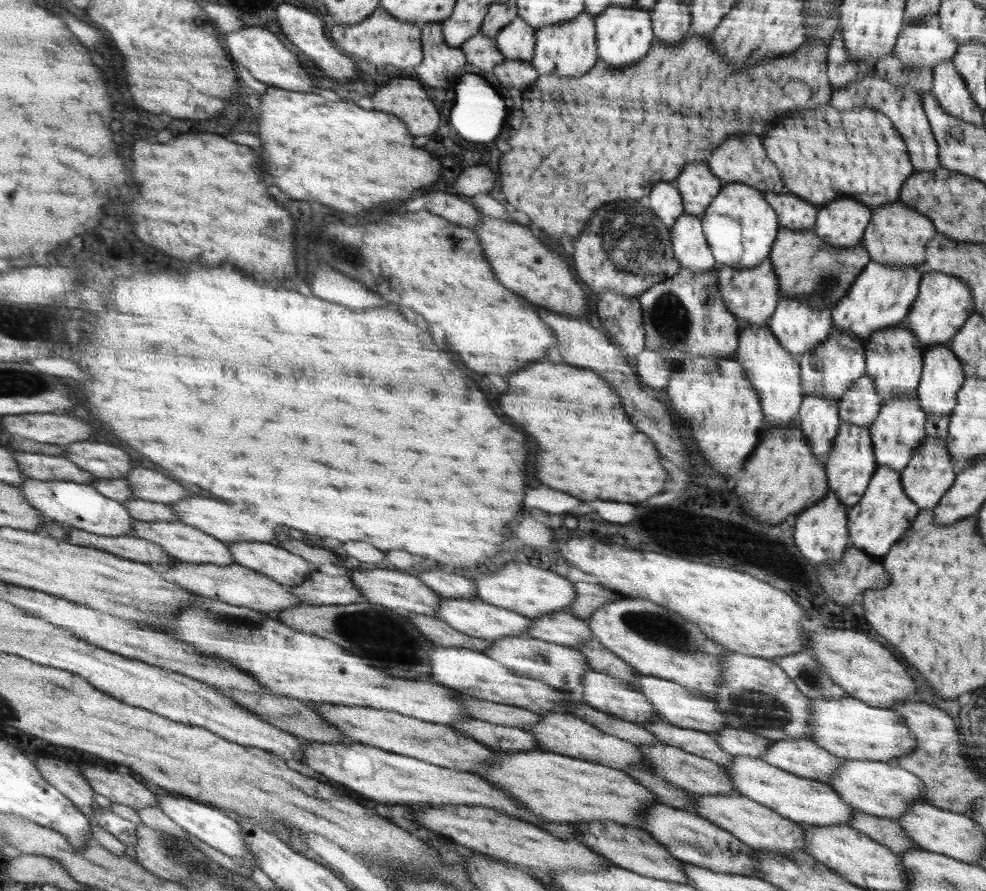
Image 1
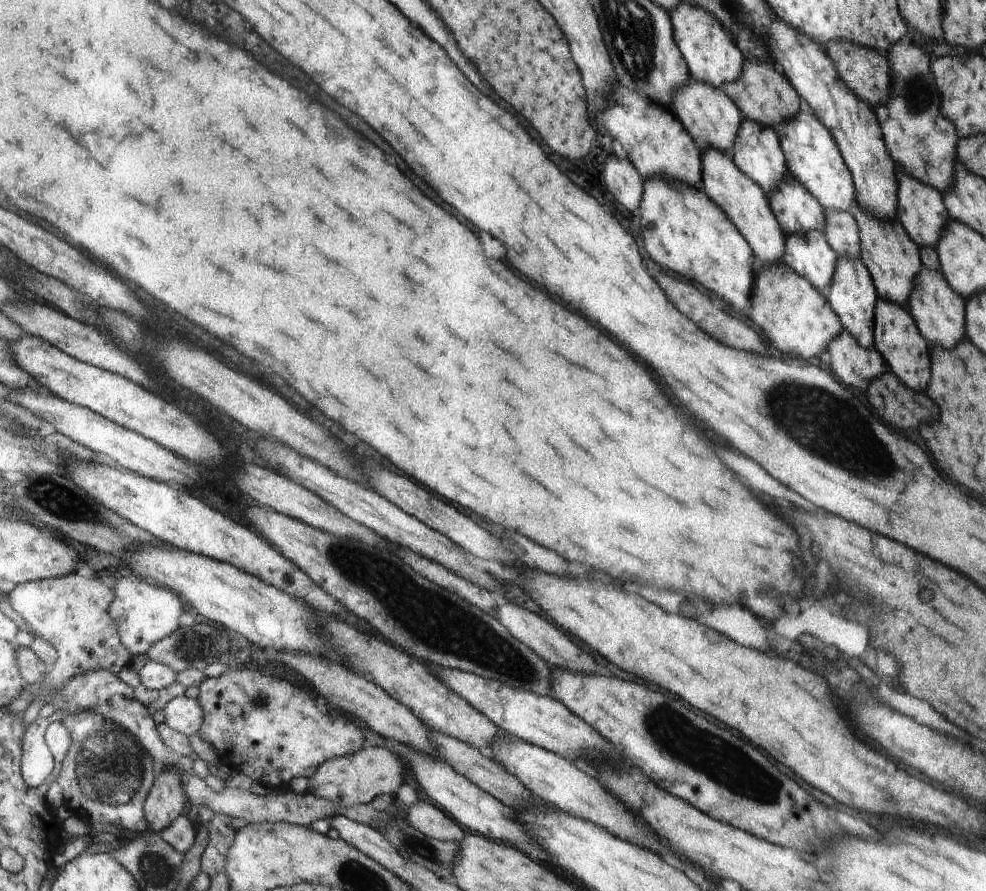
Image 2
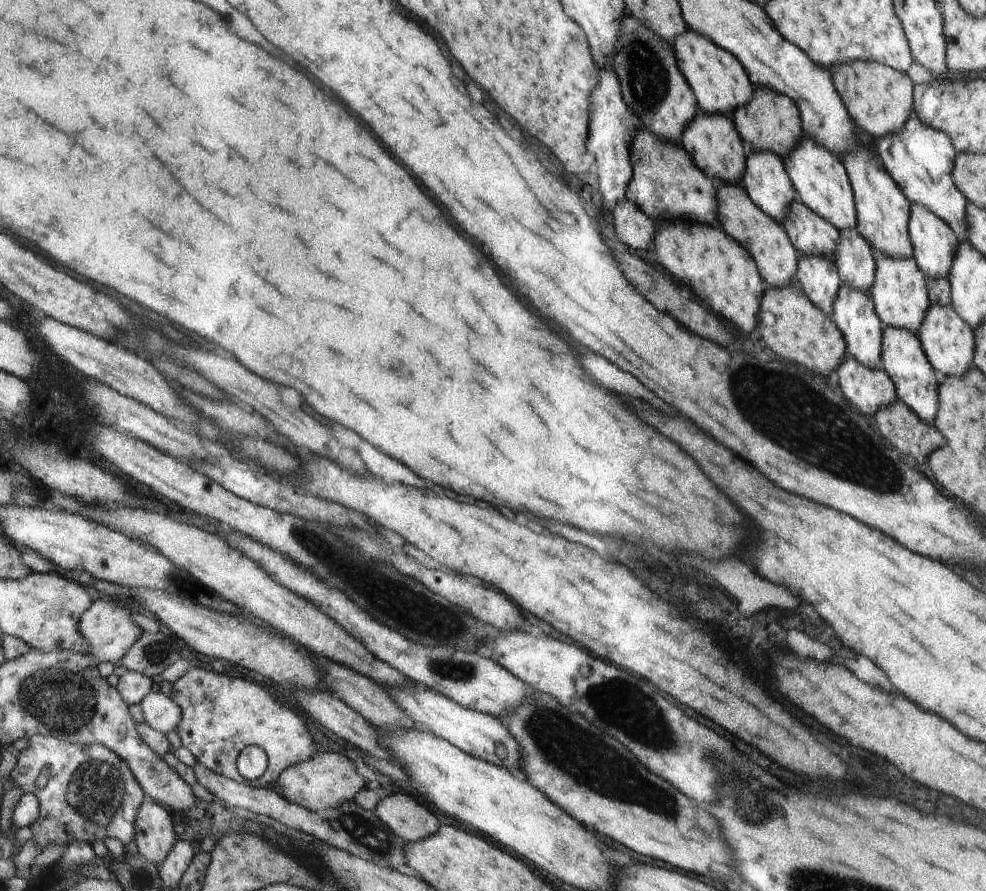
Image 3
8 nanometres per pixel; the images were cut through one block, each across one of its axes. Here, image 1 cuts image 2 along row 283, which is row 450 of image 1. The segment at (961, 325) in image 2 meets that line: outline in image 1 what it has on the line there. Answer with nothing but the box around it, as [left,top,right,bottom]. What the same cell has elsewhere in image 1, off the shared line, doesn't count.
[900,436,958,510]

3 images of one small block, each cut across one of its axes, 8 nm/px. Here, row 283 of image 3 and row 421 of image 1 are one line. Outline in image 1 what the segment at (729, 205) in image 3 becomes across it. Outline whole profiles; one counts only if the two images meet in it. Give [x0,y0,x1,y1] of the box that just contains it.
[736,324,802,428]

